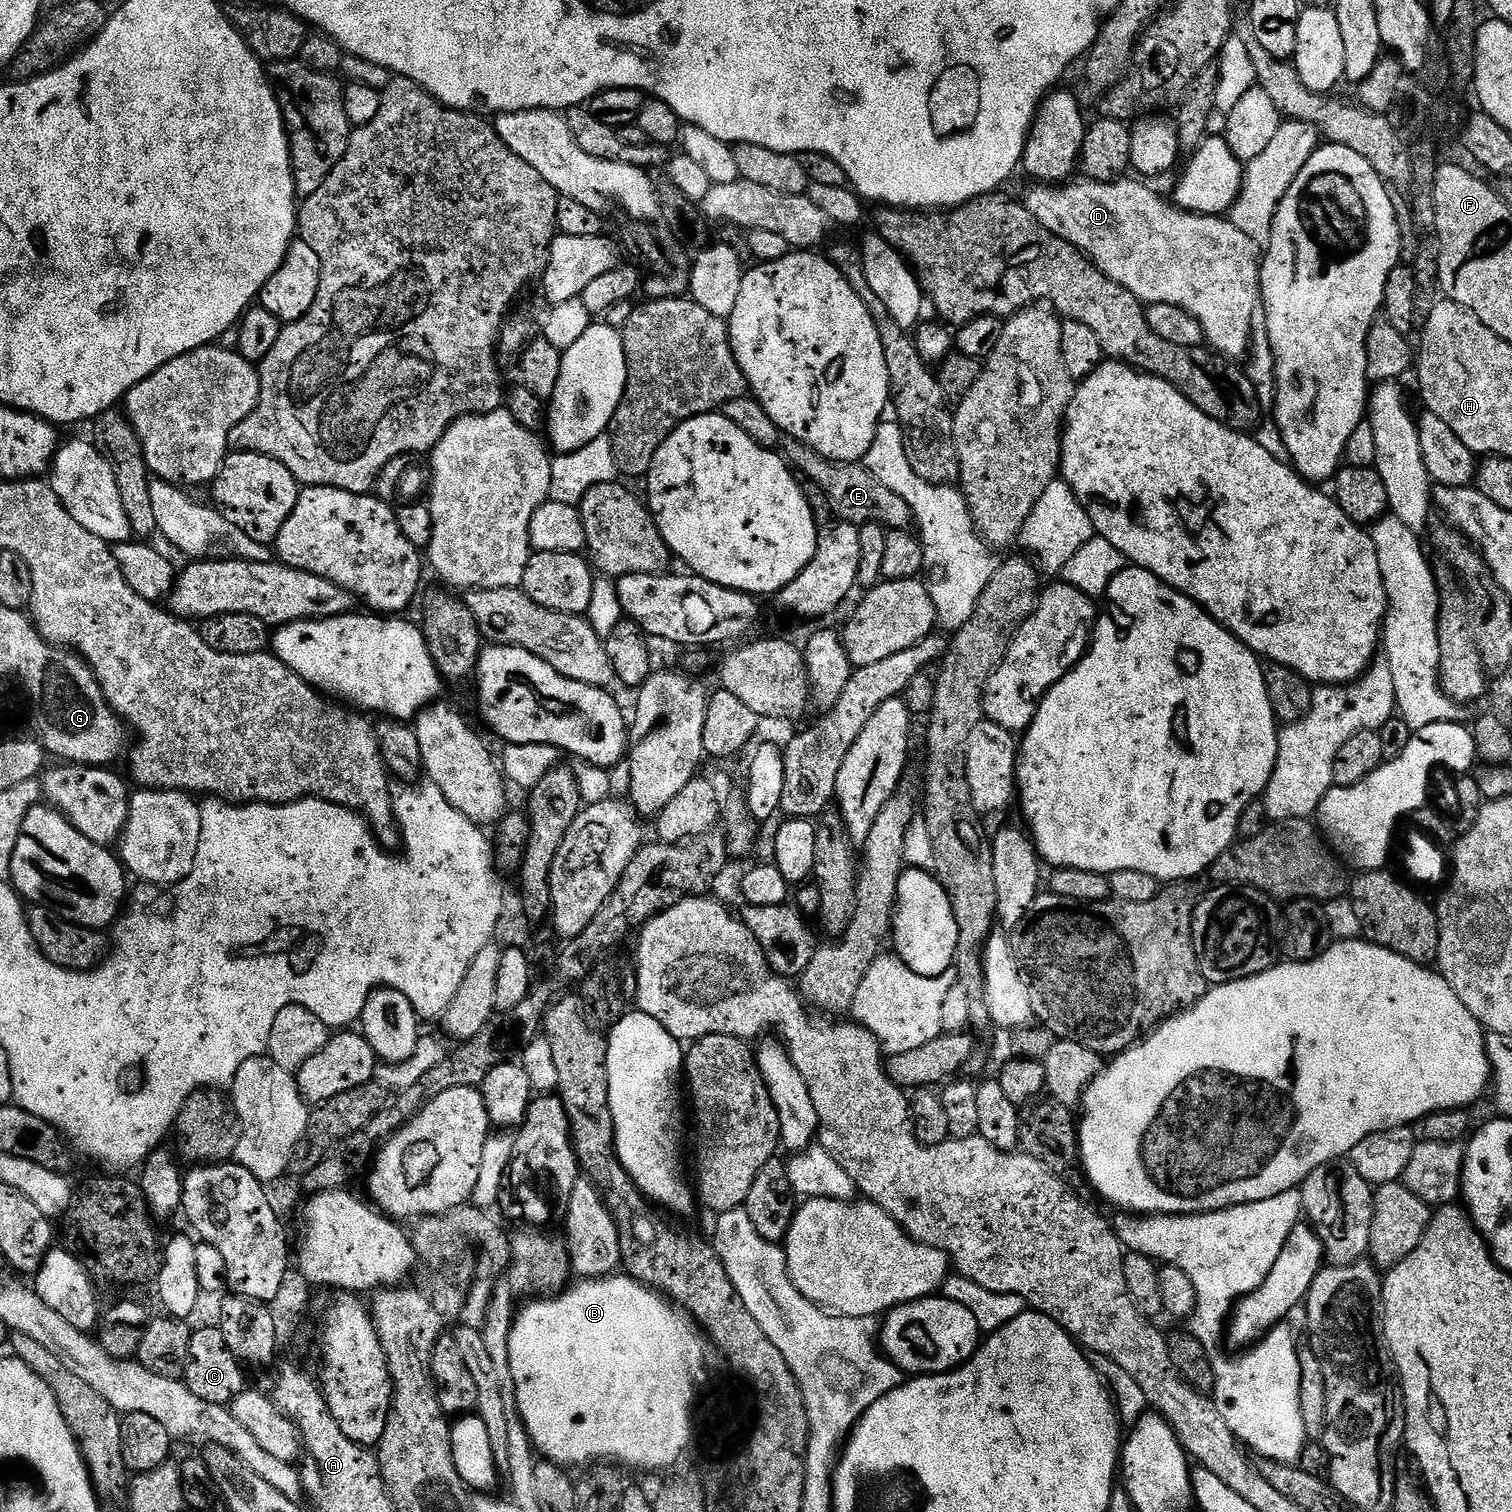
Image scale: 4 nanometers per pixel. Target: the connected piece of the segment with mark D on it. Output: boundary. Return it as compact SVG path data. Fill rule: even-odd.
M1087 178L1059 186L1036 184L1029 190L1028 197L1023 197L1022 203L1042 226L1046 226L1046 230L1050 230L1050 234L1070 242L1111 280L1126 286L1126 290L1130 290L1130 294L1137 296L1145 305L1166 302L1186 310L1186 314L1200 323L1205 341L1219 355L1225 358L1247 357L1252 343L1254 302L1261 300L1257 245L1246 238L1246 234L1242 234L1231 219L1223 215L1202 216L1198 212L1185 212L1175 203L1168 201L1167 204L1154 189L1128 179L1112 180L1108 184Z

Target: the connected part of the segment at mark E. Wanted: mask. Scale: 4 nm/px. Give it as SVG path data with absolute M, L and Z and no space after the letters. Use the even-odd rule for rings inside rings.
M785 439L782 444L782 455L796 472L801 472L810 482L817 483L822 488L823 494L829 499L833 513L845 524L880 524L886 530L894 528L911 529L914 517L910 506L894 494L887 486L882 486L878 478L869 472L863 463L838 462L827 460L818 454L808 444L801 440ZM784 448L784 449L783 449ZM840 515L840 516L839 516Z

